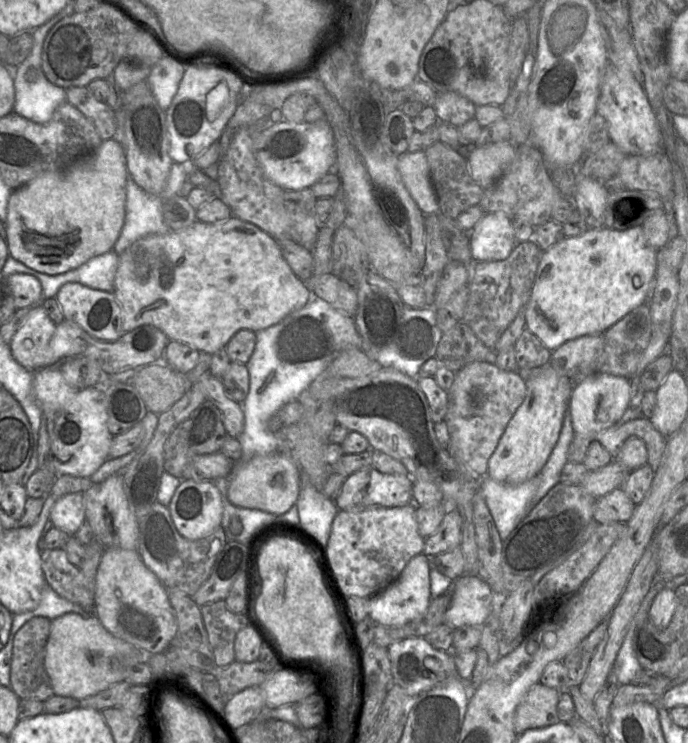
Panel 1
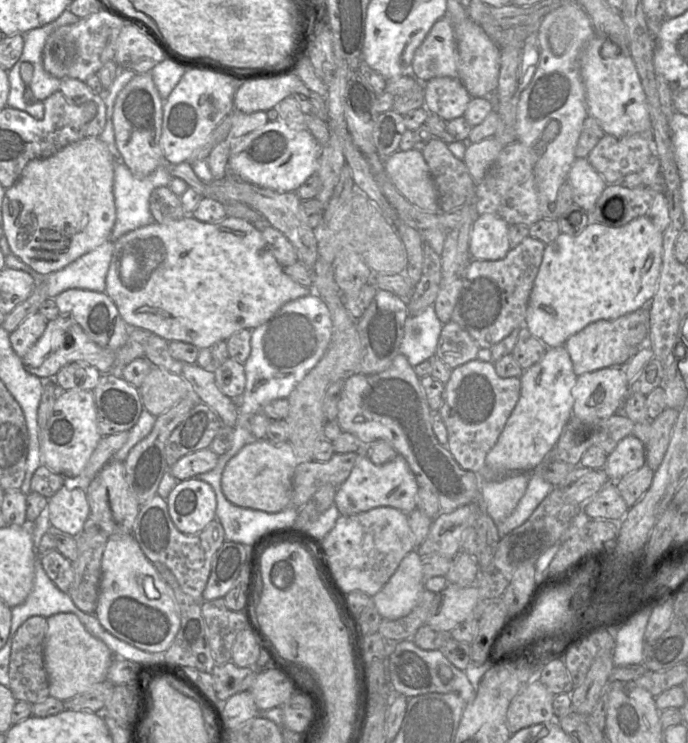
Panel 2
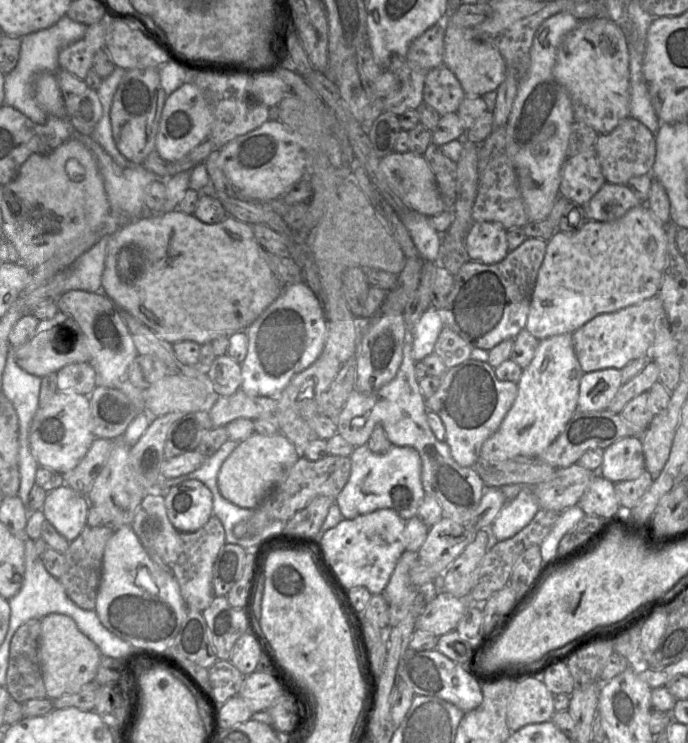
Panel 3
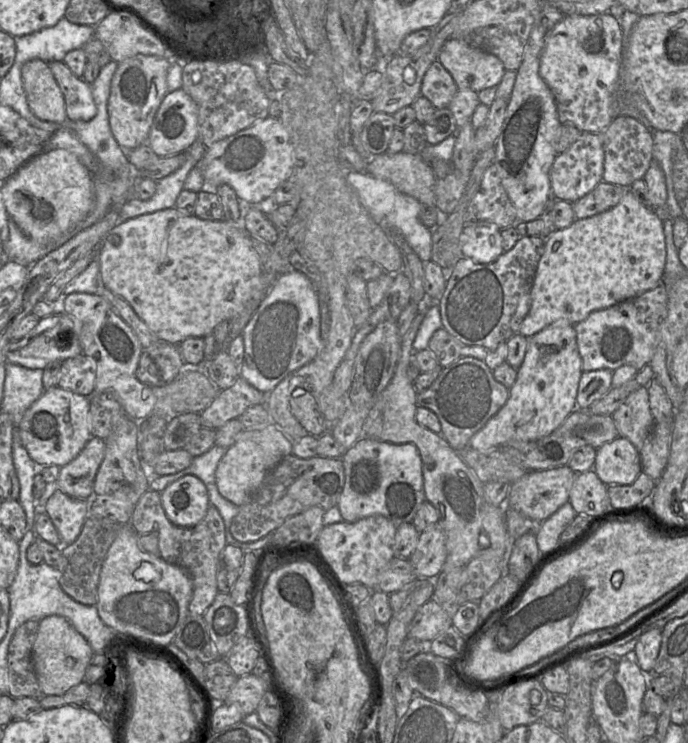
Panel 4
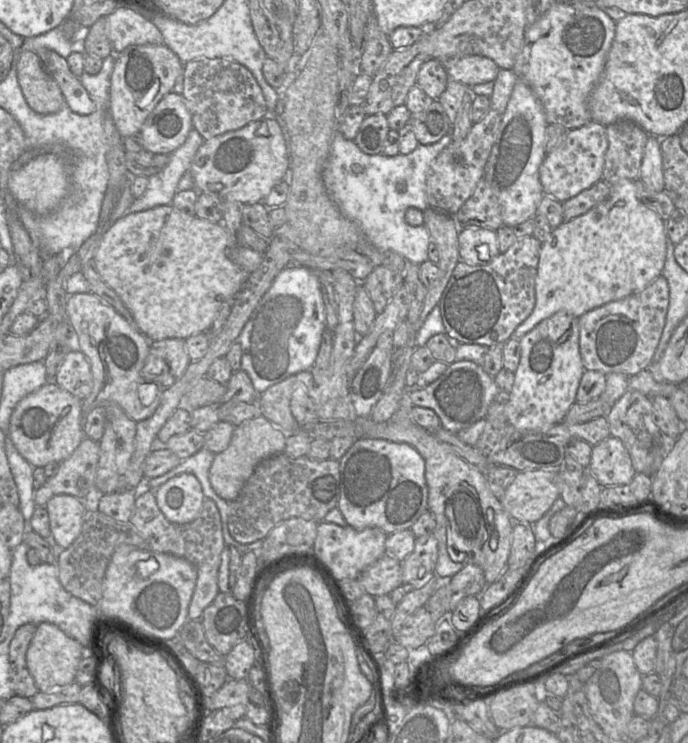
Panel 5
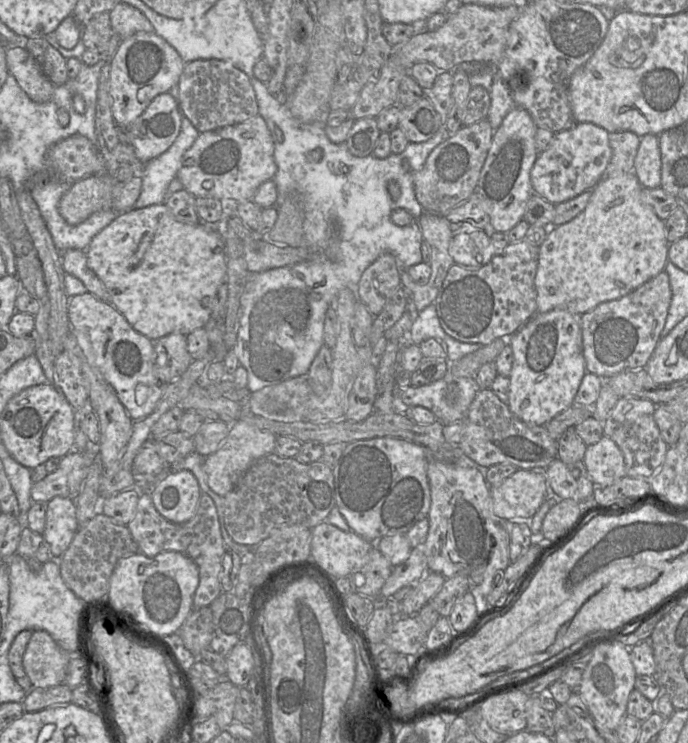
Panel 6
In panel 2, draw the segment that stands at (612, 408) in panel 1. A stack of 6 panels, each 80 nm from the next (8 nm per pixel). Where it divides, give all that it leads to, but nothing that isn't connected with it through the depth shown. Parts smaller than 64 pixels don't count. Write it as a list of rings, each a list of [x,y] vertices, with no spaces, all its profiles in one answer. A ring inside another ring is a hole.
[[[624,367],[601,368],[577,377],[572,390],[572,416],[603,419],[619,412],[629,395]]]

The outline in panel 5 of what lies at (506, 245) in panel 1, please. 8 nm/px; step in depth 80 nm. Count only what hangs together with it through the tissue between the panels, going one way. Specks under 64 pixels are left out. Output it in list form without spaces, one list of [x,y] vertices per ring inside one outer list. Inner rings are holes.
[[[468,226],[458,235],[460,260],[471,266],[487,265],[499,254],[499,242],[494,230]]]

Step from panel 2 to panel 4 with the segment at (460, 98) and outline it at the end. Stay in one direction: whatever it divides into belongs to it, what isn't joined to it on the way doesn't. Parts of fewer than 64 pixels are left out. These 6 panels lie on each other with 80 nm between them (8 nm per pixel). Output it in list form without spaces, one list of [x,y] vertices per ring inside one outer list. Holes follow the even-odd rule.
[[[436,59],[423,77],[421,95],[426,97],[435,108],[441,109],[448,108],[458,90],[451,74]]]

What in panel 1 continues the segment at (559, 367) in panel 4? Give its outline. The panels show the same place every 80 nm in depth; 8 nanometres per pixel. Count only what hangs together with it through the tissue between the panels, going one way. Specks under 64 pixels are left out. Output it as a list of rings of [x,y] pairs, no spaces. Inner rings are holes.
[[[550,363],[532,370],[525,381],[525,399],[488,462],[487,475],[499,482],[519,484],[540,473],[559,439],[574,386],[569,377],[557,372]]]

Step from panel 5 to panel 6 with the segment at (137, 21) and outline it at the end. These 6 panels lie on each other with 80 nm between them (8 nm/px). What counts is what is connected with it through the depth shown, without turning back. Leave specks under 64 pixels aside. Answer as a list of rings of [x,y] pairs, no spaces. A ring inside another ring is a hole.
[[[118,2],[110,11],[110,21],[113,33],[122,40],[137,32],[154,32],[154,27],[142,12],[123,2]]]

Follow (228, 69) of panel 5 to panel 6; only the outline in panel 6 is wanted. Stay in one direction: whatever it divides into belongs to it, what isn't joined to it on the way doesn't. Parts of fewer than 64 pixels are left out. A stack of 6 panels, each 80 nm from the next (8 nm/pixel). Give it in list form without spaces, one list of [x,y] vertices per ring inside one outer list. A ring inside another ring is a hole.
[[[198,59],[186,63],[178,85],[180,111],[199,132],[234,125],[259,114],[249,77],[228,61]]]

